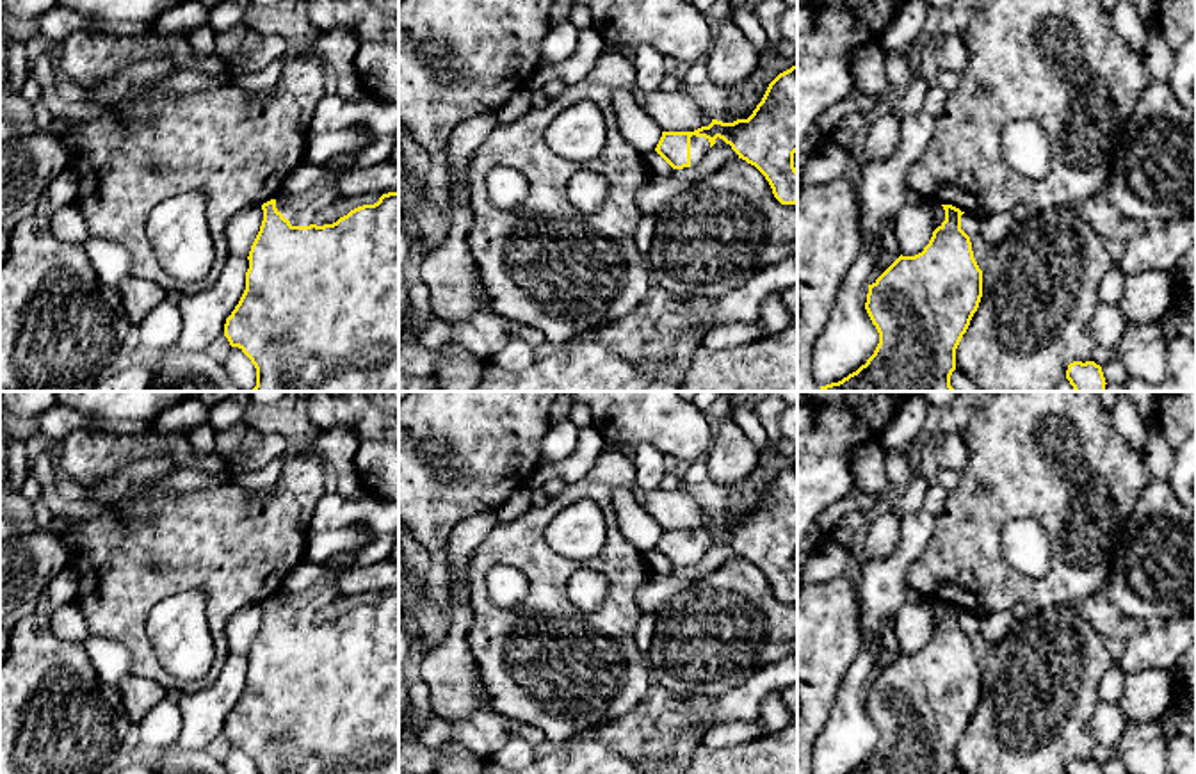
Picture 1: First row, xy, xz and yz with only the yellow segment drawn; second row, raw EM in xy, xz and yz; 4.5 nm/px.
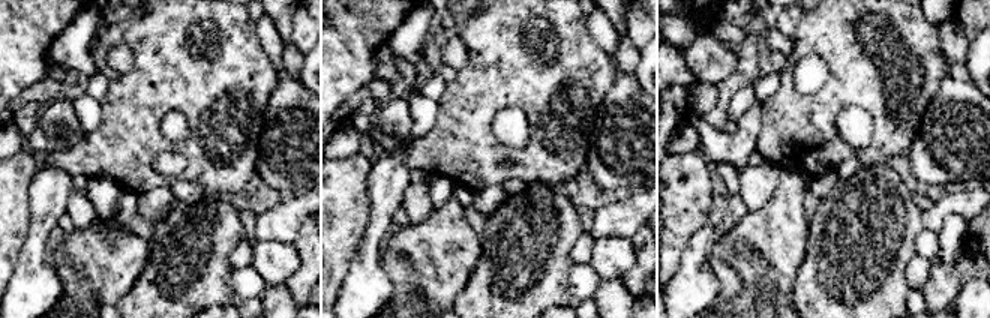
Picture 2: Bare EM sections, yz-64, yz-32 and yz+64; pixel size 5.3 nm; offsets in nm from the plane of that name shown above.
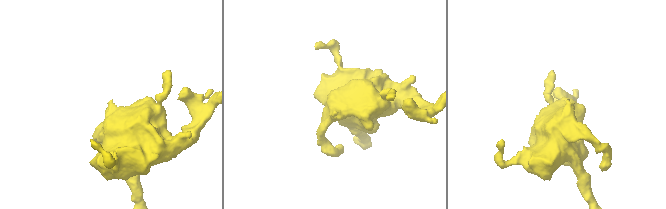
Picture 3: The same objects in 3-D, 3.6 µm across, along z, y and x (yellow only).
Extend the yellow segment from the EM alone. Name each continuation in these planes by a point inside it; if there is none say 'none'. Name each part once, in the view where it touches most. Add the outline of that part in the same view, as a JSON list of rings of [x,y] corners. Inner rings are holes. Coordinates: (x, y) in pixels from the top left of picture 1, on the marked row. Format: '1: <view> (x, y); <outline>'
1: xz (700, 146); [[[691,137],[691,165],[698,165],[710,151],[710,142],[705,137]]]

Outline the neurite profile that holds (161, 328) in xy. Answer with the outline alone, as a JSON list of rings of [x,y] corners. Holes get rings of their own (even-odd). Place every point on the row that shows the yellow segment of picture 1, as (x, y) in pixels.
[[[169,297],[158,302],[137,326],[139,345],[166,351],[176,345],[182,333],[182,311]]]

